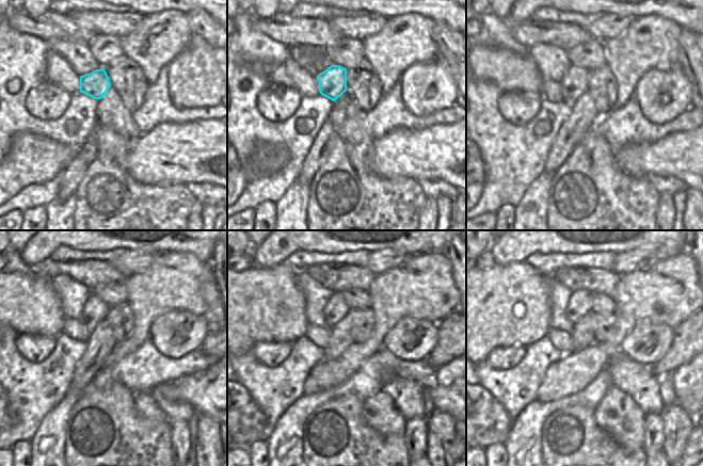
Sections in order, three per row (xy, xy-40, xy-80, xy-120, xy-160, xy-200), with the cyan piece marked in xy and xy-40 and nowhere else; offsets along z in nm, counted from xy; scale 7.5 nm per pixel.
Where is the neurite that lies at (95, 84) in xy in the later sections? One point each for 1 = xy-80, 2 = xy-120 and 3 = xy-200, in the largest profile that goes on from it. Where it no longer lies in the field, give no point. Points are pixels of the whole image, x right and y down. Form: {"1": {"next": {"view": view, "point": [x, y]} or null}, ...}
{"1": {"next": {"view": "xy-80", "point": [574, 82]}}, "2": {"next": {"view": "xy-120", "point": [95, 310]}}, "3": {"next": {"view": "xy-200", "point": [579, 304]}}}

